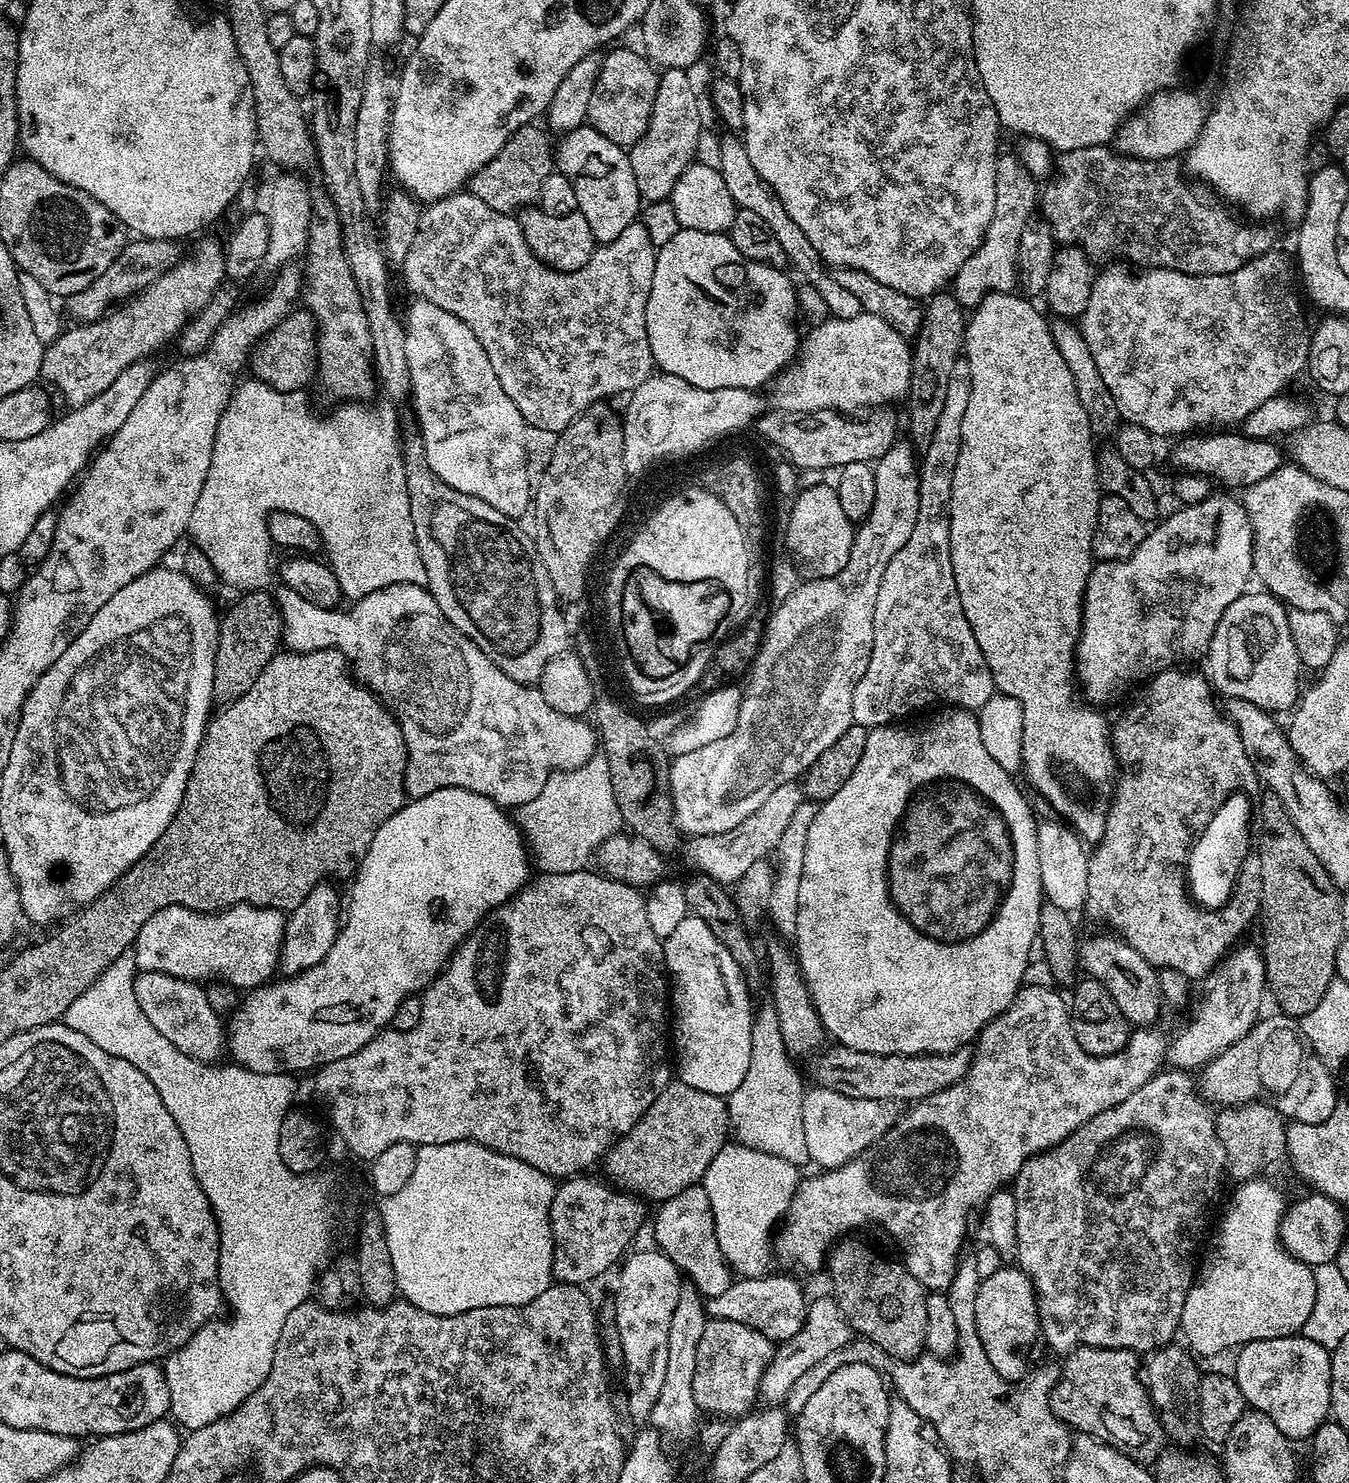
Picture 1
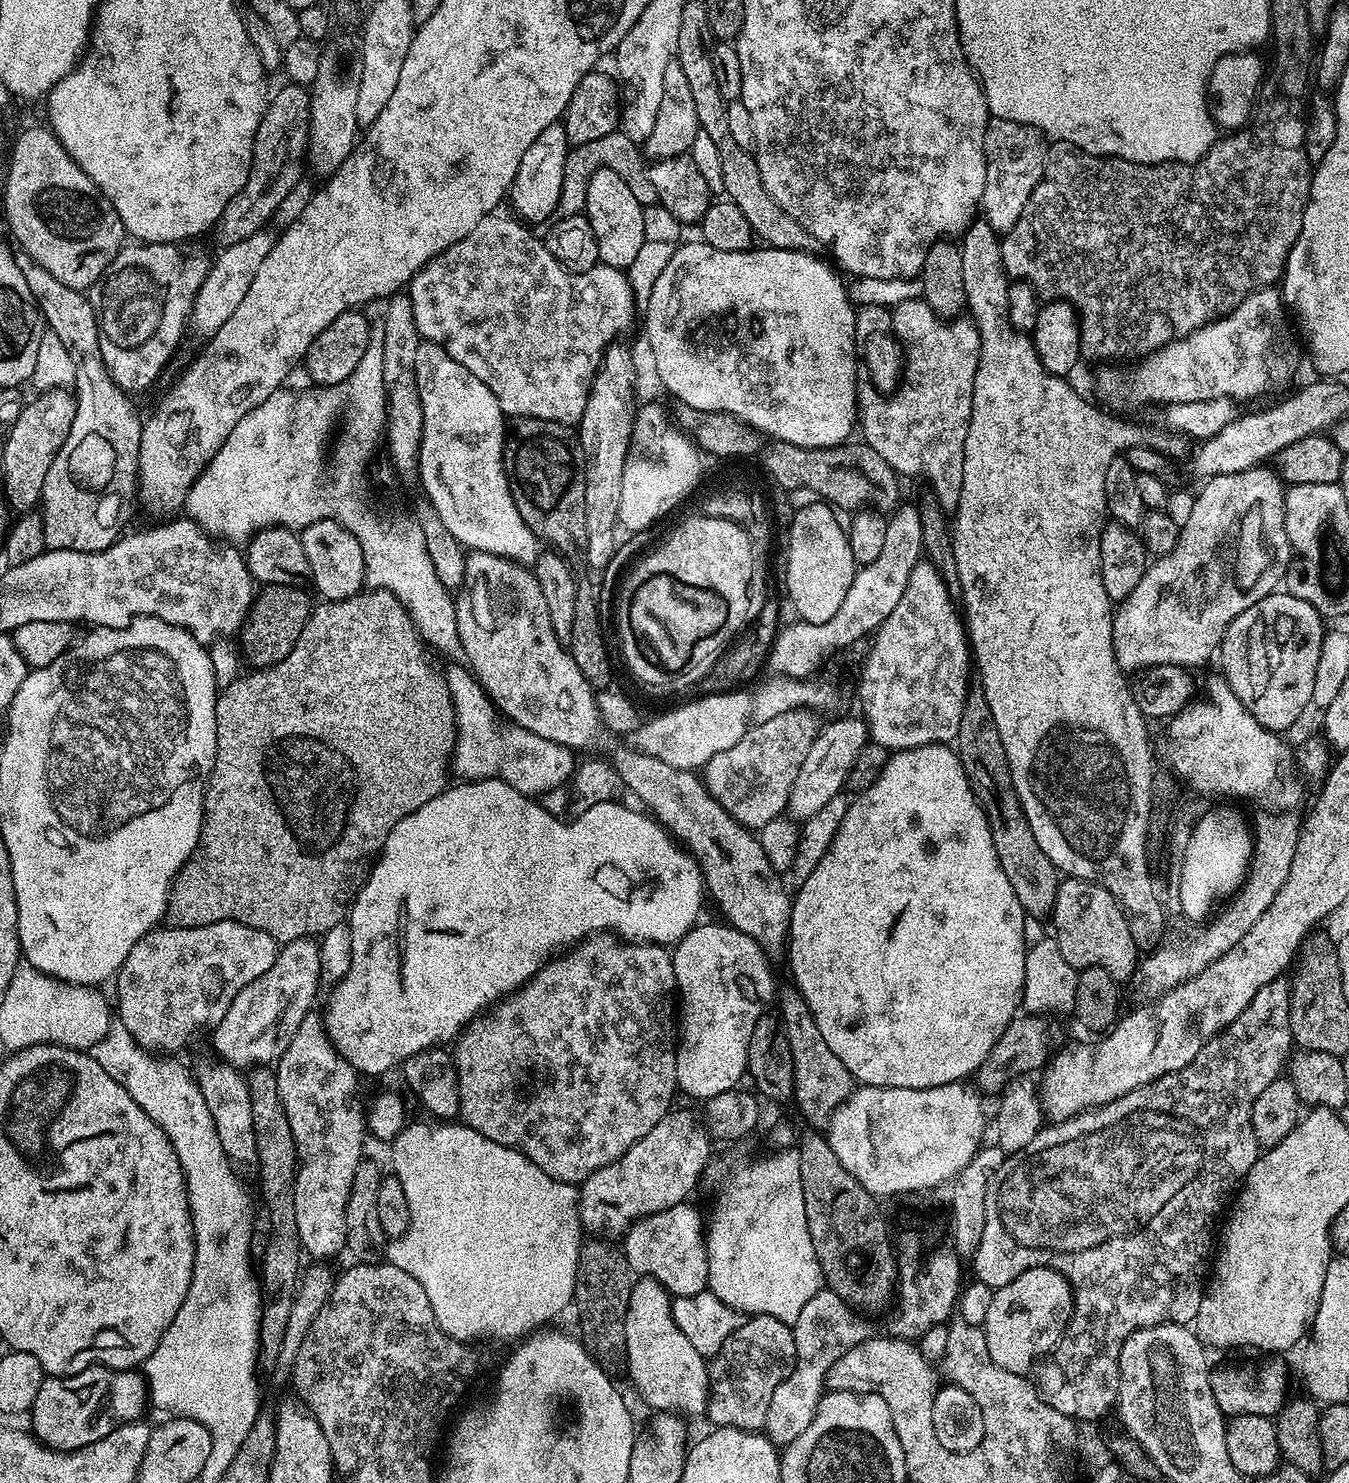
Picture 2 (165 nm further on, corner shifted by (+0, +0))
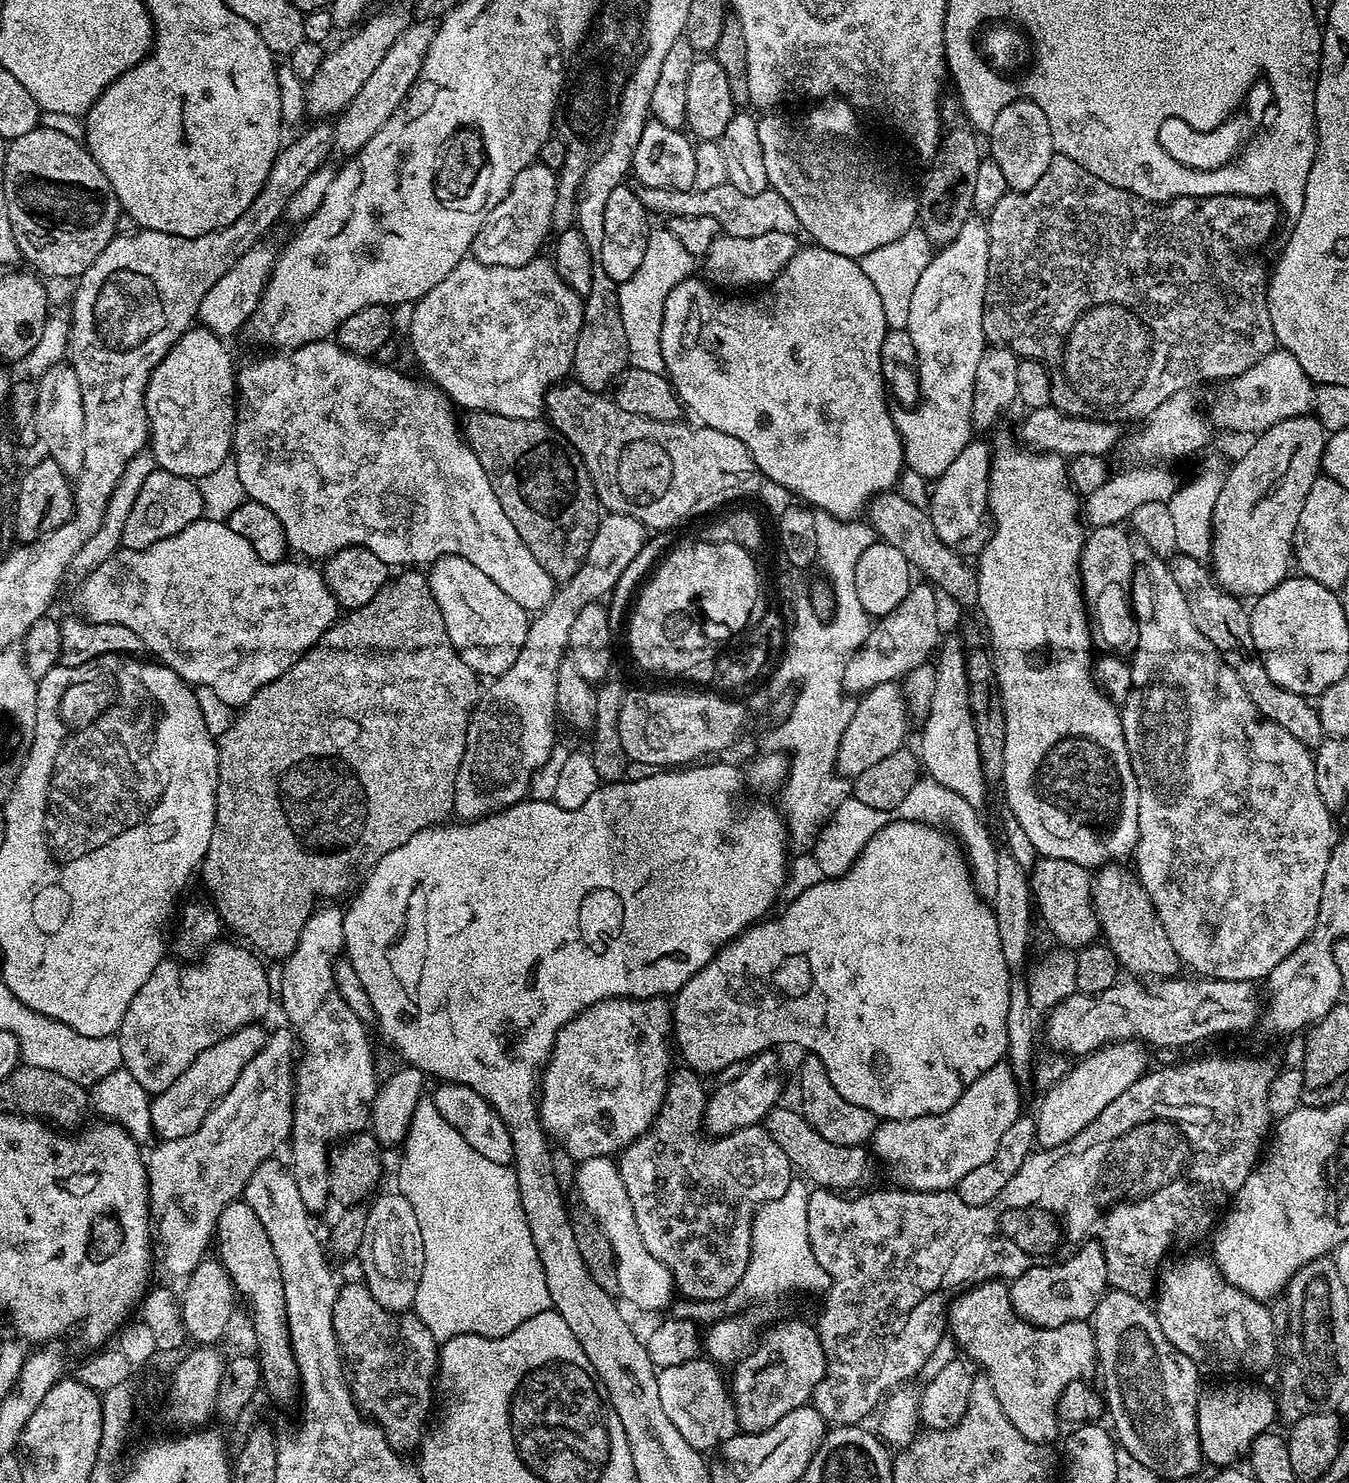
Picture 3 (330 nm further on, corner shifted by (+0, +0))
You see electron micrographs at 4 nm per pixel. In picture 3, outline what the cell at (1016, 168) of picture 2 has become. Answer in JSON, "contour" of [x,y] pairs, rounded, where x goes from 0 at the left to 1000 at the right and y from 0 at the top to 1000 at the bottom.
{"contour":[[[755,66],[749,69],[737,80],[734,87],[735,92],[732,94],[734,107],[740,109],[744,119],[746,120],[748,127],[751,129],[760,129],[775,117],[775,112],[778,112],[781,100],[780,99],[780,91],[778,90],[778,82],[775,82],[775,77],[772,77],[772,71],[769,71],[766,67]]]}

